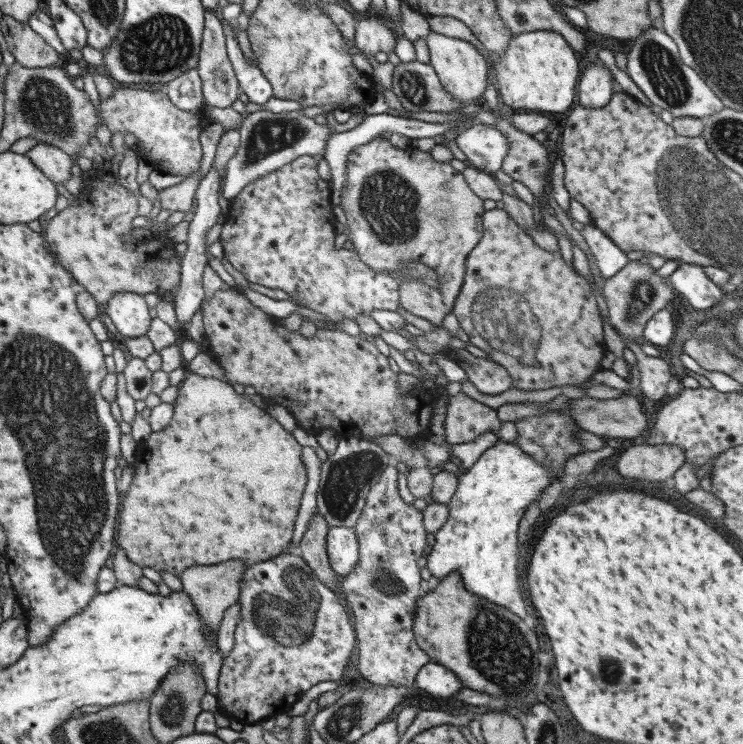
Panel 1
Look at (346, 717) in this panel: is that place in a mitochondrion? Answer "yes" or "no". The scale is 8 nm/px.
yes

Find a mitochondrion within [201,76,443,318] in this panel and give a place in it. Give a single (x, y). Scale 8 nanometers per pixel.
(388, 203)

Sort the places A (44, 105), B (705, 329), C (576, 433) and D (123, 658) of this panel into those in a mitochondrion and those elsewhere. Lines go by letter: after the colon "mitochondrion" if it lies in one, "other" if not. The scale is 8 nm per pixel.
A: mitochondrion
B: other
C: other
D: other

